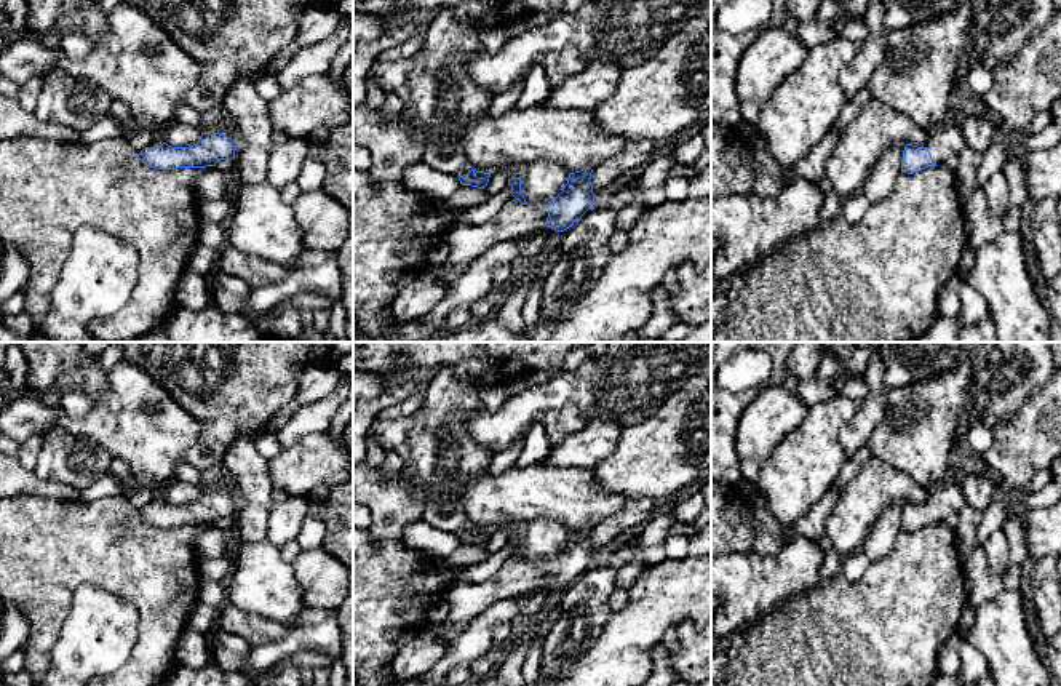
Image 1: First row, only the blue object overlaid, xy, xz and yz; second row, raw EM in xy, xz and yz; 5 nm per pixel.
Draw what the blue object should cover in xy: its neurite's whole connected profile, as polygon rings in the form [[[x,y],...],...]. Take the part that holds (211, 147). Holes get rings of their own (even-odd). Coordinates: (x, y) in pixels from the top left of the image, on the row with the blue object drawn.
[[[201,133],[200,141],[189,147],[171,147],[160,139],[153,139],[137,152],[137,158],[150,168],[206,168],[221,160],[235,158],[236,142],[219,133]]]

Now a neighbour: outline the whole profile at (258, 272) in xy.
[[[225,245],[219,249],[216,269],[241,278],[251,288],[275,285],[288,273],[280,264],[241,253],[232,245]]]

